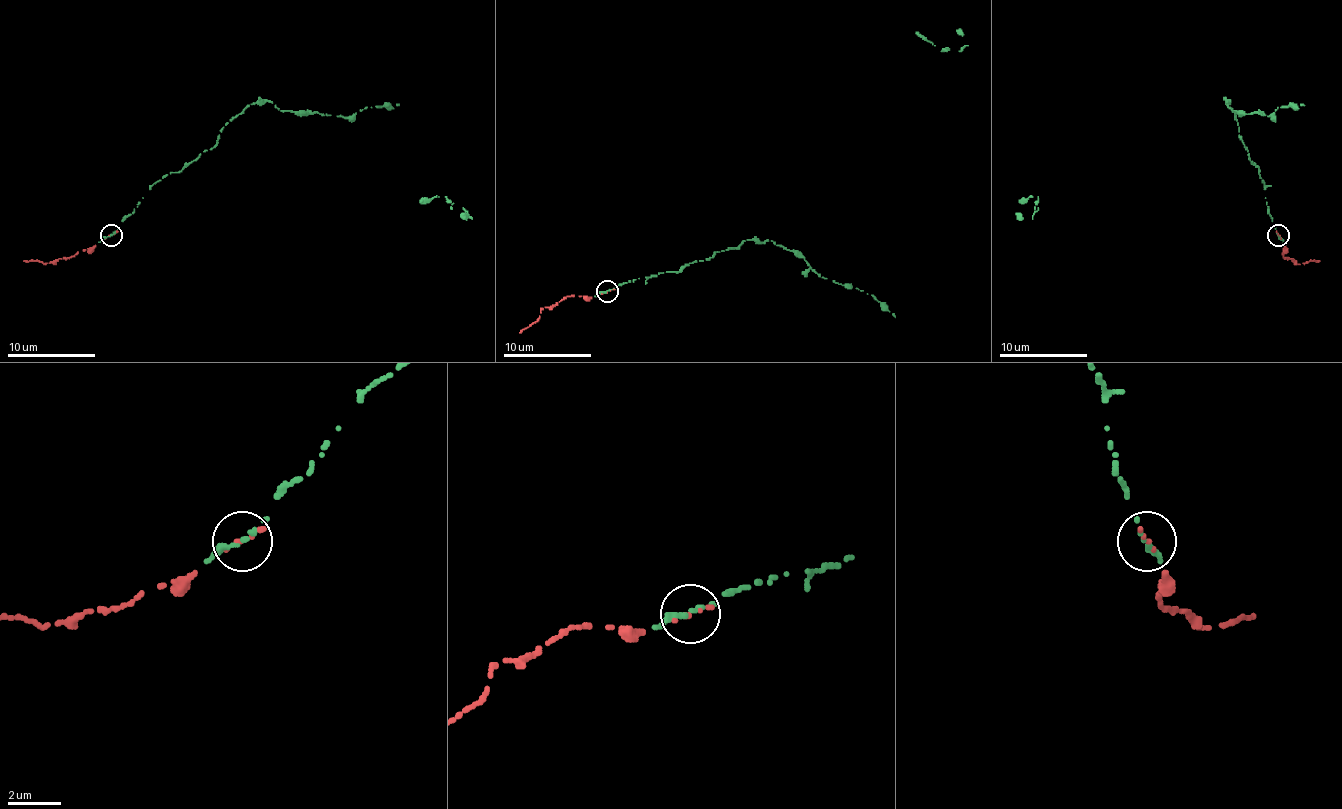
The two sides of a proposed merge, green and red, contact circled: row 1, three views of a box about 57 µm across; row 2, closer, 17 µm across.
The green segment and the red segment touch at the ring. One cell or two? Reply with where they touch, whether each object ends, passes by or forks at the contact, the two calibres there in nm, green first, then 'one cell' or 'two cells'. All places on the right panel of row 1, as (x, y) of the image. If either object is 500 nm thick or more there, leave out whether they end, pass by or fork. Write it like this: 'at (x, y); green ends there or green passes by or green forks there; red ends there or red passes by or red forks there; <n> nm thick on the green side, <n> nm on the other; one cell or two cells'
at (1278, 235); green ends there; red ends there; 280 nm thick on the green side, 140 nm on the other; one cell

